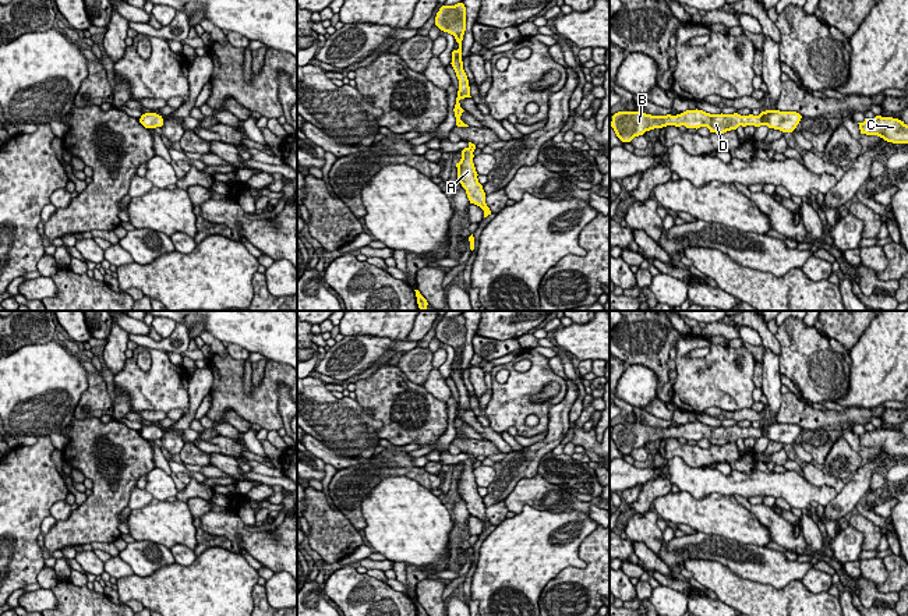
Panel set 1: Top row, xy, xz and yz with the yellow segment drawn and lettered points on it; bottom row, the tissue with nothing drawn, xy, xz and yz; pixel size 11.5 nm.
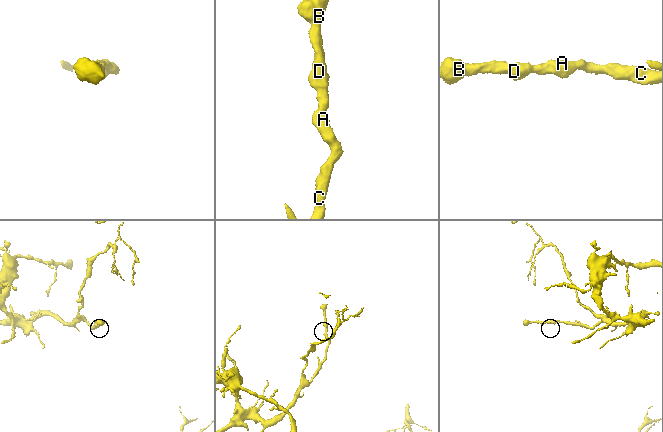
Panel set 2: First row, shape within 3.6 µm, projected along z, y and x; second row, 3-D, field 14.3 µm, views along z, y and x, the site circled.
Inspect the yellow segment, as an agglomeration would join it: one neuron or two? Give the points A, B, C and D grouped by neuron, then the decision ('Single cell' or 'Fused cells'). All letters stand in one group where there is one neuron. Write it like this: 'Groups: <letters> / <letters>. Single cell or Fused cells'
Groups: A B C D. Single cell

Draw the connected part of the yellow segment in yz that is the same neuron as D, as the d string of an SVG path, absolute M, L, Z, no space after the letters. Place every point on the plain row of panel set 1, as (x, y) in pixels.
M686 422L676 428L651 428L642 424L618 424L612 428L611 439L622 454L630 454L635 449L646 443L663 440L667 438L686 440L707 439L710 445L724 446L736 442L739 438L767 438L782 445L792 445L799 436L802 428L796 424L766 422L759 428L710 426L703 422Z

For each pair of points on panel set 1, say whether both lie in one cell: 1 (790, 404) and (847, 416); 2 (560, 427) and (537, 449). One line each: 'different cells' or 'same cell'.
1: same cell
2: same cell

